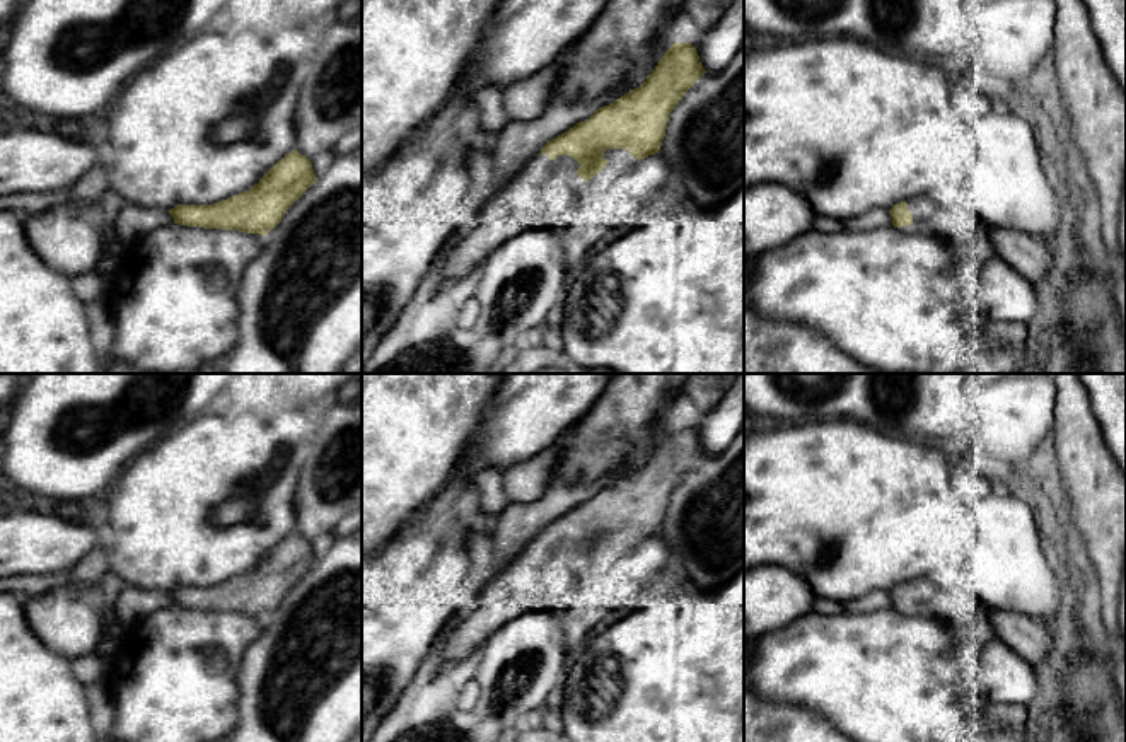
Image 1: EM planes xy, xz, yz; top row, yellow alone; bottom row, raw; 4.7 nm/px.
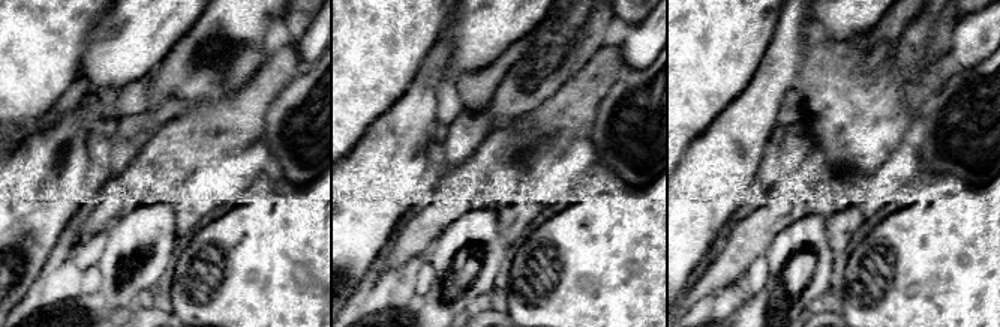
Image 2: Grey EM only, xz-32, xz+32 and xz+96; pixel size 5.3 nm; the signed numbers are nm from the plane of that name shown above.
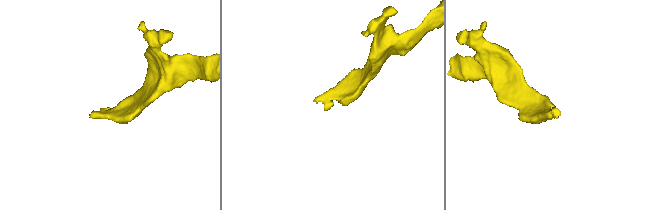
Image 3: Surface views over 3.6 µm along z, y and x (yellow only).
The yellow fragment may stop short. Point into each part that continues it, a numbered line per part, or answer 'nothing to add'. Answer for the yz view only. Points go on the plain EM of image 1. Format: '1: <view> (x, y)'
1: yz (927, 601)

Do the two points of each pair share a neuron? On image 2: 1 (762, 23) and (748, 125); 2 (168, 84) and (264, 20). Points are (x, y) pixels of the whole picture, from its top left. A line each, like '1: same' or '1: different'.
1: different
2: same

